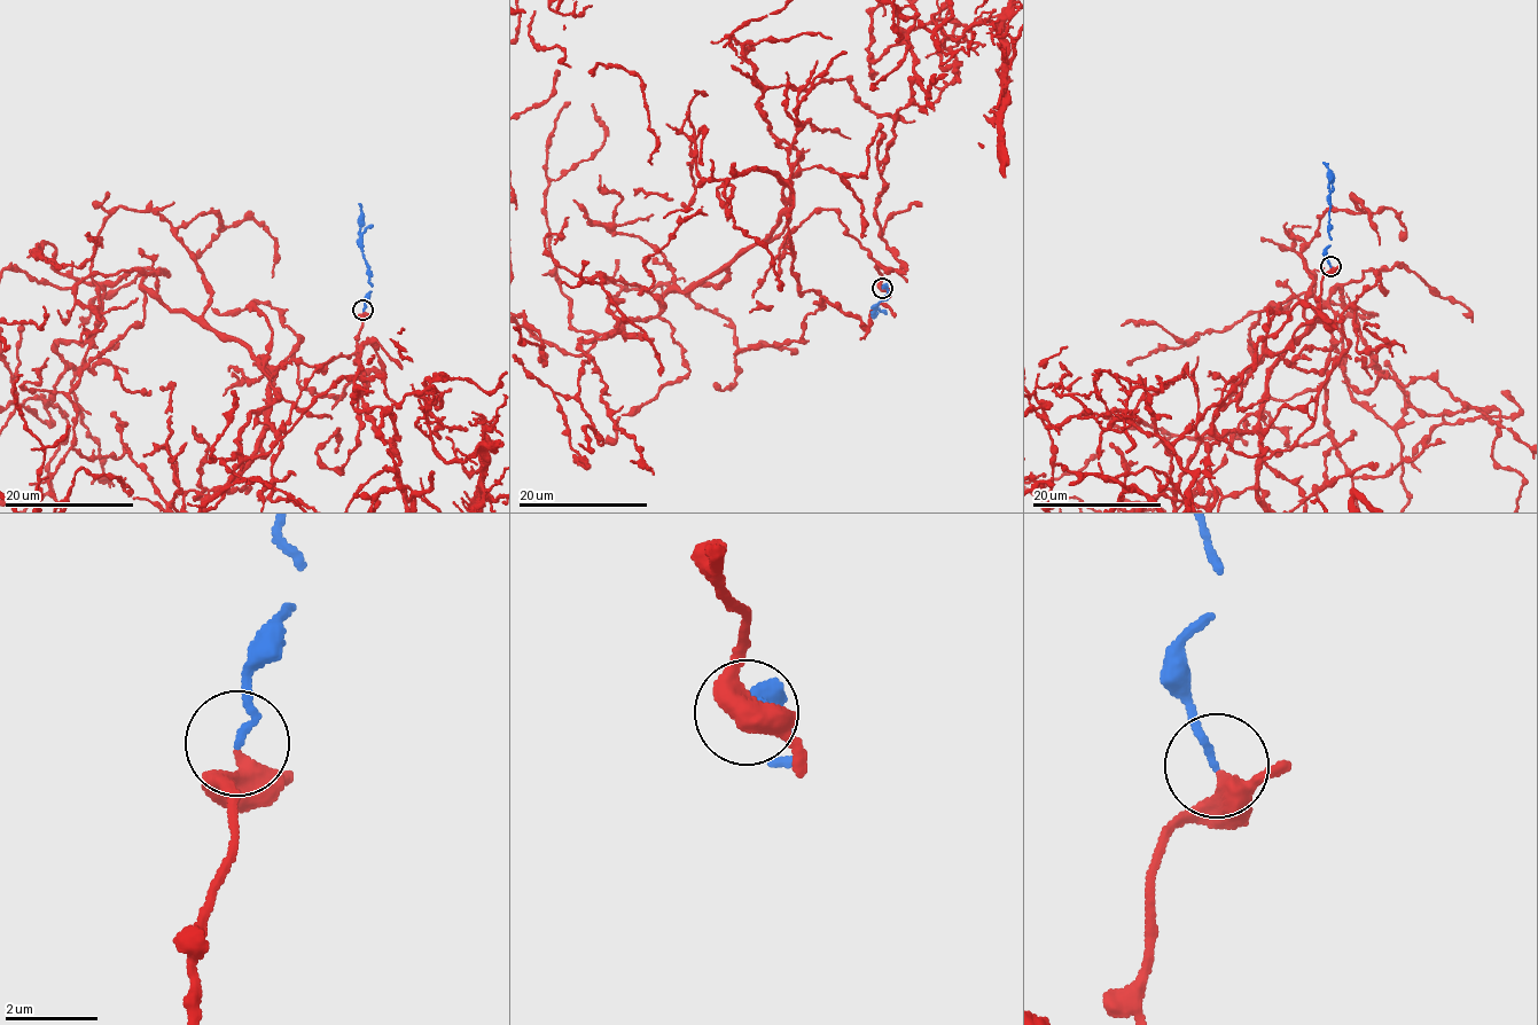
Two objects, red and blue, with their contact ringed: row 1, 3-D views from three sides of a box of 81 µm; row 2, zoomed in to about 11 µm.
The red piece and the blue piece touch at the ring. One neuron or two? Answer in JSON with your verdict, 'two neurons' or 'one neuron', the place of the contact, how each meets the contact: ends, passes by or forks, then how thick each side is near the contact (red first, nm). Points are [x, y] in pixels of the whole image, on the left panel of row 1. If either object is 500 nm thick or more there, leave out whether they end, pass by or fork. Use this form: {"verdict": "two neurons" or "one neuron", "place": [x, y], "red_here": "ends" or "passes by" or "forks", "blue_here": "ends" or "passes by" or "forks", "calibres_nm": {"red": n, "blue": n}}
{"verdict": "one neuron", "place": [362, 310], "red_here": "ends", "blue_here": "ends", "calibres_nm": {"red": 480, "blue": 160}}

